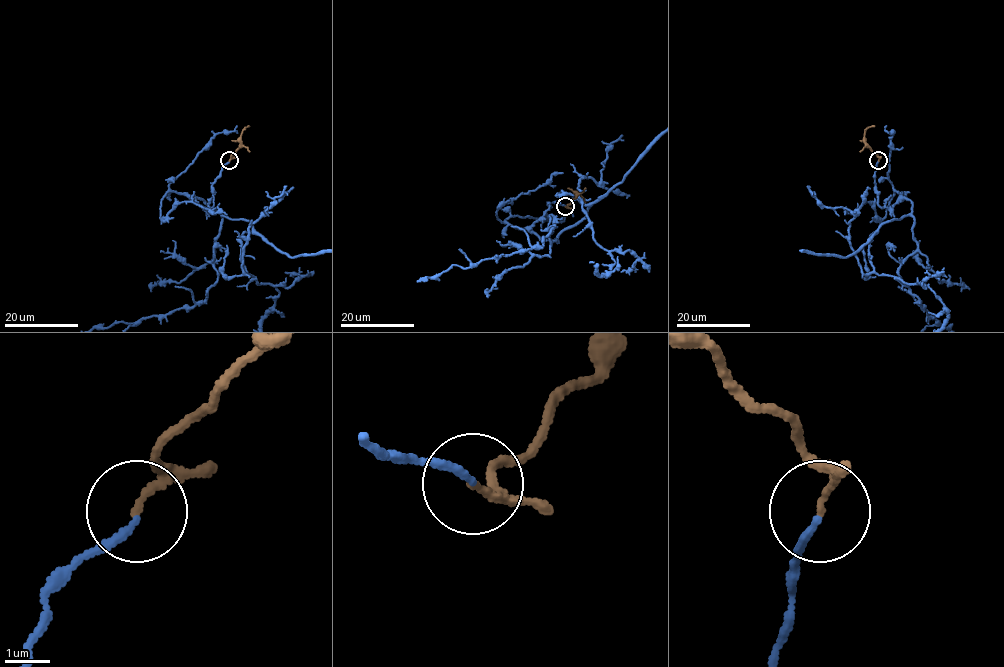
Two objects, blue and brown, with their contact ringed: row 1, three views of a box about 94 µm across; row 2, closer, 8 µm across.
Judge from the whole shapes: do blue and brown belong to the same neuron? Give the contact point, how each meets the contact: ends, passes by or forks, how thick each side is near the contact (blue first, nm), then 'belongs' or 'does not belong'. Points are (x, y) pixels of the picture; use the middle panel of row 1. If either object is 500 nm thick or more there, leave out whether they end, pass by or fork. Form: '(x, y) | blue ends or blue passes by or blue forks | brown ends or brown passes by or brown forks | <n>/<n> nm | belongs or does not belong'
(565, 206) | blue ends | brown ends | 150/150 nm | belongs

